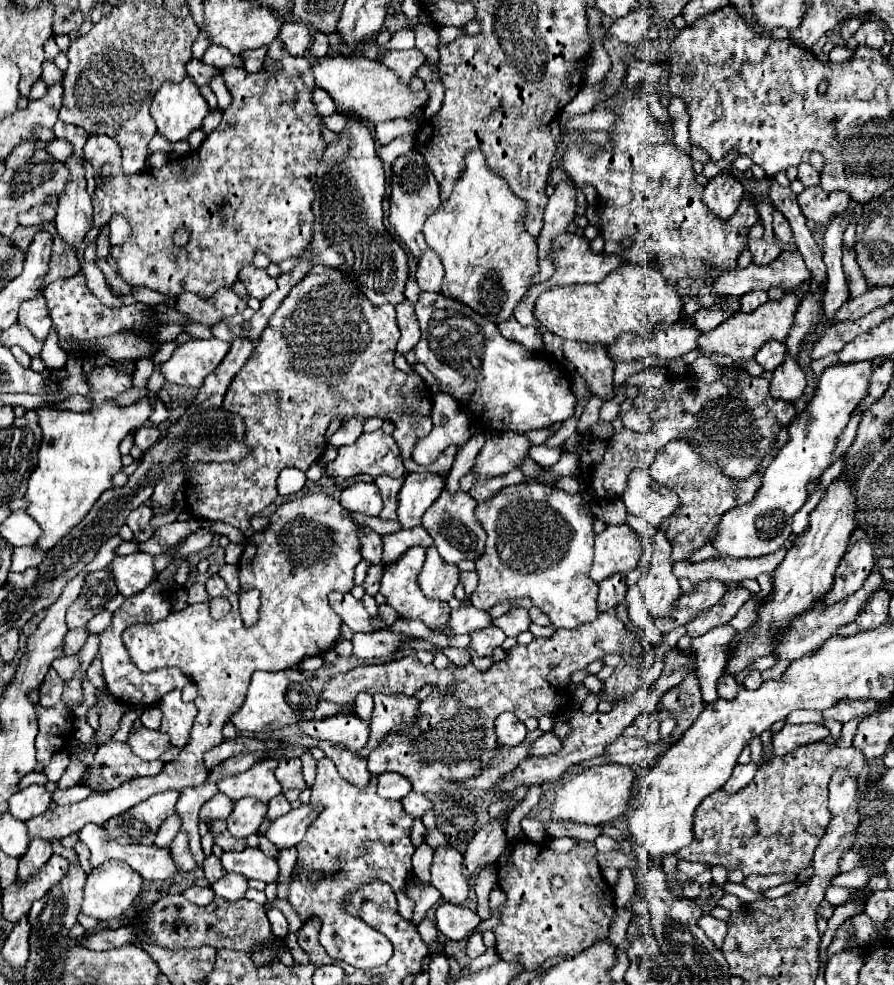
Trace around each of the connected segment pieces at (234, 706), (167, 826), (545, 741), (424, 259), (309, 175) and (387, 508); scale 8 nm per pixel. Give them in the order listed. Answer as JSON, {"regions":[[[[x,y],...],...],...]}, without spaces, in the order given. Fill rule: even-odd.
{"regions":[[[[309,492],[297,500],[287,500],[283,506],[279,506],[271,518],[269,526],[263,532],[255,532],[243,546],[243,554],[239,560],[239,582],[241,582],[241,592],[247,590],[259,590],[261,592],[261,618],[253,628],[245,628],[239,616],[239,594],[233,594],[227,590],[225,580],[209,580],[207,582],[207,594],[209,600],[223,596],[231,602],[231,612],[221,618],[213,620],[209,614],[209,600],[201,604],[187,606],[185,610],[171,612],[165,620],[155,622],[155,624],[131,624],[123,632],[123,642],[125,648],[131,654],[131,660],[143,670],[157,670],[163,666],[177,666],[183,674],[189,676],[189,680],[197,686],[199,696],[195,700],[195,706],[199,710],[189,742],[181,748],[181,752],[173,758],[173,764],[165,764],[163,772],[153,778],[139,778],[139,780],[129,780],[127,784],[103,792],[103,794],[91,794],[83,802],[69,804],[69,806],[57,806],[53,810],[47,810],[33,820],[27,822],[29,828],[29,838],[39,836],[45,840],[53,840],[55,836],[63,838],[73,832],[79,832],[85,824],[105,824],[109,818],[125,812],[127,808],[133,808],[135,804],[147,800],[149,796],[165,790],[177,790],[181,792],[187,786],[199,786],[203,780],[207,780],[209,770],[203,764],[203,754],[211,750],[215,744],[221,744],[223,740],[223,726],[231,720],[231,716],[241,708],[251,676],[255,670],[265,670],[265,672],[277,672],[277,670],[287,670],[297,666],[301,660],[309,656],[321,656],[329,648],[333,648],[335,640],[339,638],[339,628],[341,620],[339,616],[331,610],[327,602],[327,594],[337,590],[337,592],[351,592],[353,588],[353,570],[361,562],[361,552],[359,552],[359,536],[357,536],[357,522],[351,520],[349,512],[331,496],[325,492]]],[[[173,812],[173,816],[169,816],[163,824],[161,824],[161,828],[159,828],[159,832],[157,832],[157,836],[155,836],[155,846],[169,846],[171,844],[171,840],[177,836],[177,832],[179,832],[181,828],[179,828],[179,816],[175,816],[175,812]]],[[[553,732],[539,736],[533,744],[531,744],[531,752],[529,756],[547,756],[547,754],[555,754],[561,748],[561,738],[557,738]]],[[[423,234],[417,236],[417,244],[421,248],[421,258],[417,262],[417,274],[415,280],[421,290],[425,292],[439,292],[441,290],[441,280],[443,280],[443,264],[439,256],[425,244]]],[[[273,40],[269,44],[269,52],[267,52],[267,58],[265,58],[265,66],[263,66],[263,72],[257,72],[257,74],[247,74],[245,68],[227,68],[223,70],[223,80],[225,80],[225,86],[231,94],[231,104],[229,108],[223,112],[223,120],[221,124],[211,132],[207,134],[207,138],[203,140],[201,148],[183,156],[183,158],[177,158],[177,160],[171,160],[167,162],[163,168],[155,170],[155,168],[143,168],[143,172],[139,174],[131,174],[127,176],[122,170],[121,161],[121,149],[118,144],[112,138],[104,135],[91,135],[84,145],[84,157],[88,160],[94,170],[94,175],[99,178],[99,184],[93,192],[93,226],[101,232],[109,222],[111,222],[111,216],[115,214],[121,214],[127,218],[129,226],[131,226],[131,234],[129,238],[123,242],[123,244],[117,244],[117,246],[109,246],[109,256],[117,262],[117,270],[119,274],[123,276],[123,280],[129,284],[129,286],[147,286],[159,294],[165,294],[165,296],[171,296],[171,298],[177,298],[179,294],[183,292],[193,292],[197,294],[199,298],[211,298],[219,288],[231,288],[233,282],[237,280],[239,272],[243,266],[251,264],[253,262],[253,256],[257,250],[261,250],[263,254],[267,254],[271,258],[271,262],[279,264],[281,260],[285,258],[297,258],[303,254],[303,250],[309,246],[311,242],[311,236],[313,236],[313,212],[311,212],[311,200],[315,198],[315,190],[313,190],[313,184],[315,184],[315,172],[317,172],[317,164],[321,162],[323,158],[323,152],[325,152],[325,142],[321,140],[321,116],[315,114],[315,106],[311,102],[311,92],[315,88],[315,78],[311,76],[311,62],[303,56],[291,56],[287,54],[287,50],[283,48],[281,42]],[[109,164],[111,170],[109,170],[109,178],[103,178],[102,168],[103,165]],[[177,228],[189,228],[191,230],[191,240],[185,248],[177,248],[173,244],[173,234]]],[[[379,476],[379,478],[375,478],[375,484],[383,496],[383,512],[379,514],[379,518],[395,520],[397,518],[397,494],[403,484],[403,478]]]]}

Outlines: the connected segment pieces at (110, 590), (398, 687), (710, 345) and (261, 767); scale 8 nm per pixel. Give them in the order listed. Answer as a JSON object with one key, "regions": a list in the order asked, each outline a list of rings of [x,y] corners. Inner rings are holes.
{"regions":[[[[107,568],[87,574],[85,584],[79,592],[79,598],[67,610],[67,618],[65,618],[67,628],[73,630],[73,628],[85,626],[95,614],[99,614],[105,608],[105,604],[115,594],[117,594],[117,588]]],[[[405,656],[399,660],[391,660],[385,664],[363,664],[353,668],[351,672],[343,674],[343,676],[335,676],[329,682],[325,682],[323,690],[321,690],[321,700],[331,700],[333,704],[355,704],[355,696],[359,692],[367,692],[367,694],[405,694],[405,696],[415,696],[419,688],[423,688],[425,684],[431,686],[439,686],[439,688],[447,688],[453,684],[453,666],[449,666],[447,670],[437,670],[433,664],[421,664],[415,656]]],[[[789,292],[781,300],[767,302],[761,308],[757,308],[755,312],[751,312],[751,314],[737,312],[729,320],[721,322],[715,330],[703,332],[699,336],[699,346],[697,348],[703,354],[721,354],[721,356],[731,356],[733,360],[749,360],[749,358],[755,356],[755,352],[763,344],[767,344],[771,340],[785,342],[785,338],[787,338],[787,334],[791,330],[791,324],[793,324],[793,316],[795,316],[797,304],[799,304],[797,296],[793,292]]],[[[265,758],[259,764],[253,764],[243,774],[223,778],[219,782],[219,792],[227,794],[233,800],[253,796],[261,802],[269,802],[271,798],[281,794],[281,784],[275,778],[275,768],[277,768],[277,760]]]]}

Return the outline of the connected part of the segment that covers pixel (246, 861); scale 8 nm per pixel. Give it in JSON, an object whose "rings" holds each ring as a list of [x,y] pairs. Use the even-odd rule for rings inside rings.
{"rings":[[[247,848],[243,852],[225,852],[221,856],[223,868],[227,872],[239,872],[247,878],[261,882],[279,882],[279,864],[275,858],[265,856],[259,848]]]}

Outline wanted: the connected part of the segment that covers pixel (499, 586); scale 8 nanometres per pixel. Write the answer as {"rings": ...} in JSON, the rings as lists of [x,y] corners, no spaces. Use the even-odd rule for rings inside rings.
{"rings":[[[523,482],[507,486],[489,500],[477,504],[477,520],[483,524],[487,534],[485,552],[475,560],[475,572],[479,584],[471,594],[469,602],[479,610],[489,610],[501,602],[529,598],[543,614],[549,616],[557,628],[577,628],[599,616],[597,610],[597,582],[591,580],[589,570],[593,564],[593,516],[583,508],[581,494],[569,494],[555,486],[545,486],[539,482]]]}

